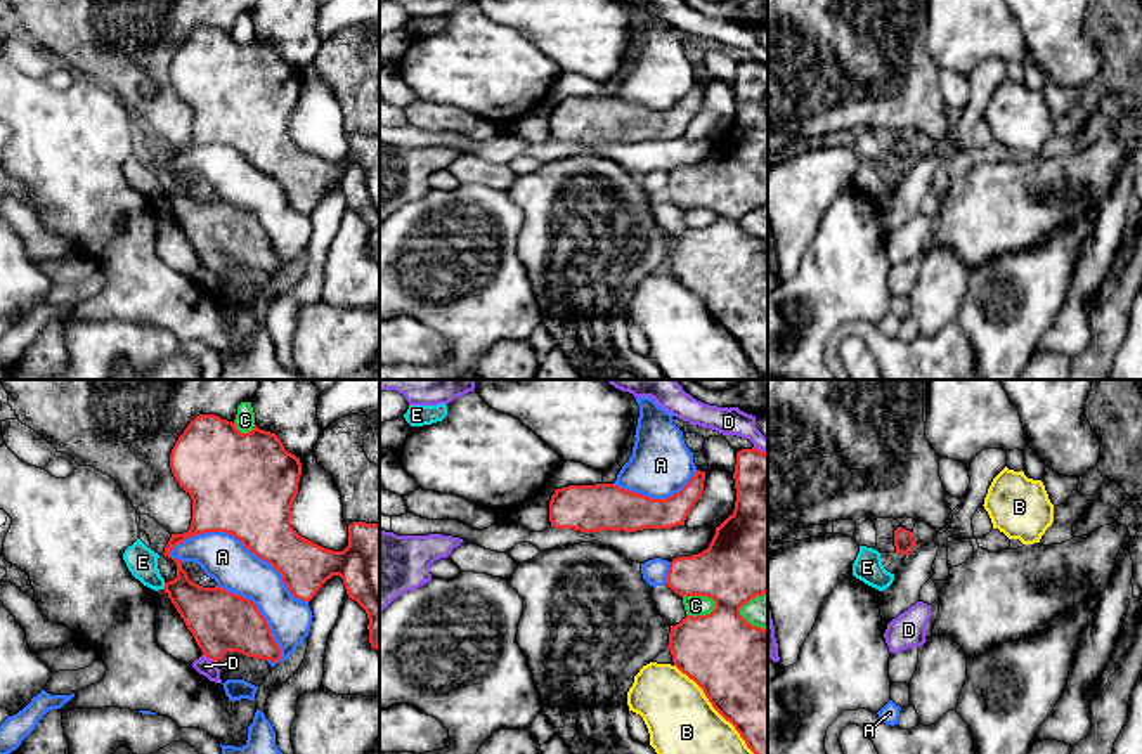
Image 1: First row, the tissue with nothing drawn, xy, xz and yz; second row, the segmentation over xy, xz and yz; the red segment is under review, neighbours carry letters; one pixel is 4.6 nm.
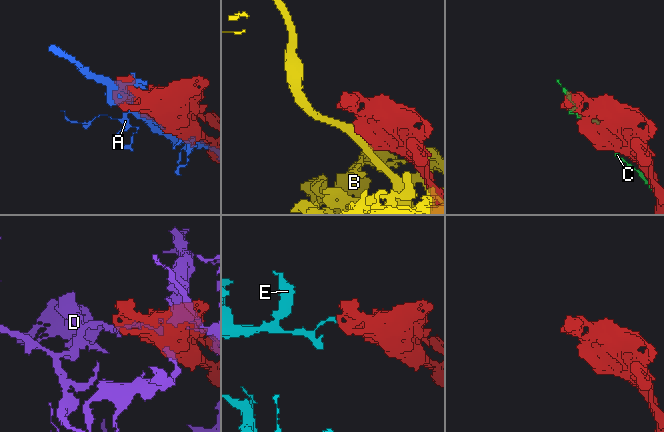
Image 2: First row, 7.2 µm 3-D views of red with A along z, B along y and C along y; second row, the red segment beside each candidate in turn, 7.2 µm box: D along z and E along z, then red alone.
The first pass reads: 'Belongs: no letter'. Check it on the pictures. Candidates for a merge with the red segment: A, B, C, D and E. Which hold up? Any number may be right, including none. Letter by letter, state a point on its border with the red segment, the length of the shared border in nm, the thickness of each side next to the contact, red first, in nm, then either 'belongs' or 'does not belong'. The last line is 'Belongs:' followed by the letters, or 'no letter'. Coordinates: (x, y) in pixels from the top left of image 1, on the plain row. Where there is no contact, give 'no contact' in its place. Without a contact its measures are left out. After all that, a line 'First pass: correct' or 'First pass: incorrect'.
A: meets red in xy at (241, 153); contact 700 nm long; 460 nm thick on the red side, 220 nm on the other; does not belong
B: meets red in xz at (721, 326); contact 650 nm long; 480 nm thick on the red side, 380 nm on the other; does not belong
C: meets red in xz at (702, 207); contact 170 nm long; 360 nm thick on the red side, 100 nm on the other; does not belong
D: meets red in xy at (210, 269); contact 80 nm long; 280 nm thick on the red side, 90 nm on the other; does not belong
E: meets red in xy at (165, 198); contact 40 nm long; 240 nm thick on the red side, 140 nm on the other; does not belong
Belongs: no letter
First pass: correct

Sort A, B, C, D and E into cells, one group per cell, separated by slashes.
A / B / C / D / E

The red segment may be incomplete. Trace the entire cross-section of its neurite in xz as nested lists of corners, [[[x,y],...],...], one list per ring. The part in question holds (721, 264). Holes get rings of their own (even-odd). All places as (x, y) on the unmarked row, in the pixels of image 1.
[[[756,59],[738,62],[733,90],[733,125],[716,139],[707,161],[669,173],[665,191],[676,206],[712,210],[716,220],[671,237],[667,260],[674,277],[704,302],[712,319],[768,380],[768,241],[740,227],[745,215],[768,205],[768,66]]]

